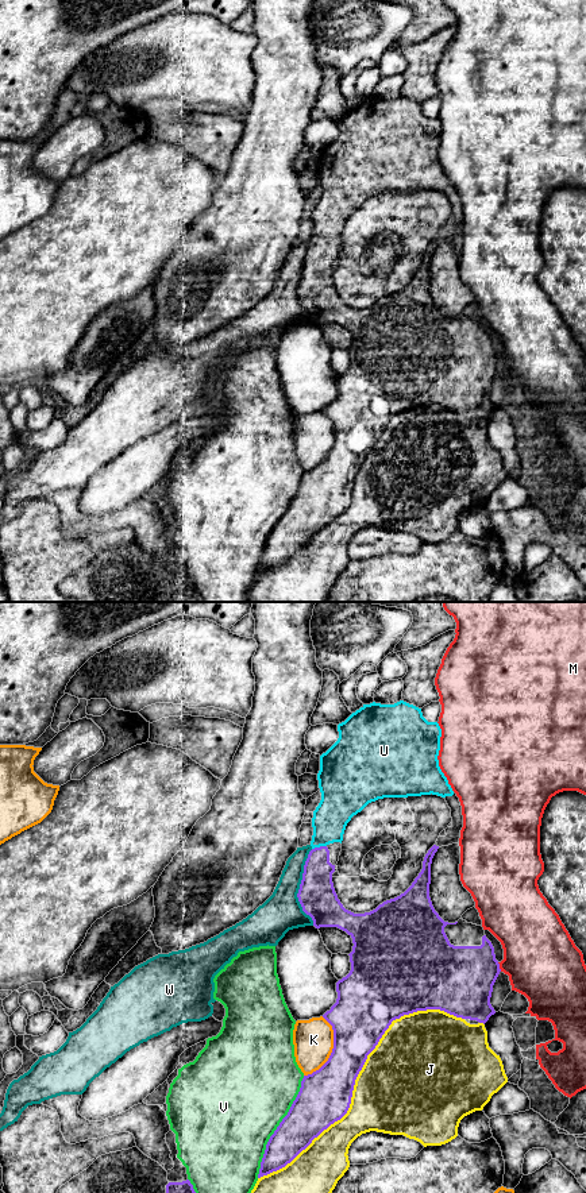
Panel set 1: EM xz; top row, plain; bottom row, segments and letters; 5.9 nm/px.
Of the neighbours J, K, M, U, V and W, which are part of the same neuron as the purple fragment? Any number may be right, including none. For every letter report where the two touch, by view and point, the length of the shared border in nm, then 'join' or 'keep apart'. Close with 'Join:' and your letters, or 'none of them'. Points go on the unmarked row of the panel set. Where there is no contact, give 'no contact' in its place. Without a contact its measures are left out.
J: contact xz (357, 471); length 1550 nm; keep apart
K: contact xz (332, 446); length 380 nm; keep apart
M: contact xz (498, 362); length 60 nm; keep apart
U: contact xz (320, 242); length 90 nm; join
V: contact xz (277, 522); length 650 nm; keep apart
W: contact xz (300, 282); length 460 nm; keep apart
Join: U

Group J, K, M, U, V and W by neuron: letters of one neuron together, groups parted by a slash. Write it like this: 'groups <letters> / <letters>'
groups J / K / M / U / V / W

